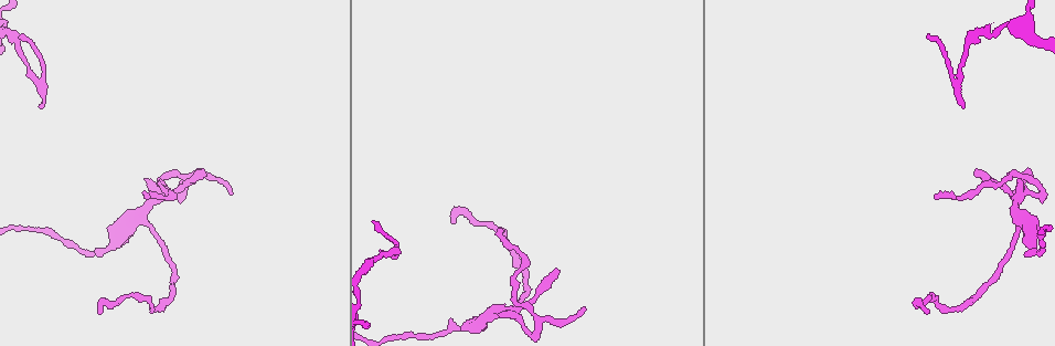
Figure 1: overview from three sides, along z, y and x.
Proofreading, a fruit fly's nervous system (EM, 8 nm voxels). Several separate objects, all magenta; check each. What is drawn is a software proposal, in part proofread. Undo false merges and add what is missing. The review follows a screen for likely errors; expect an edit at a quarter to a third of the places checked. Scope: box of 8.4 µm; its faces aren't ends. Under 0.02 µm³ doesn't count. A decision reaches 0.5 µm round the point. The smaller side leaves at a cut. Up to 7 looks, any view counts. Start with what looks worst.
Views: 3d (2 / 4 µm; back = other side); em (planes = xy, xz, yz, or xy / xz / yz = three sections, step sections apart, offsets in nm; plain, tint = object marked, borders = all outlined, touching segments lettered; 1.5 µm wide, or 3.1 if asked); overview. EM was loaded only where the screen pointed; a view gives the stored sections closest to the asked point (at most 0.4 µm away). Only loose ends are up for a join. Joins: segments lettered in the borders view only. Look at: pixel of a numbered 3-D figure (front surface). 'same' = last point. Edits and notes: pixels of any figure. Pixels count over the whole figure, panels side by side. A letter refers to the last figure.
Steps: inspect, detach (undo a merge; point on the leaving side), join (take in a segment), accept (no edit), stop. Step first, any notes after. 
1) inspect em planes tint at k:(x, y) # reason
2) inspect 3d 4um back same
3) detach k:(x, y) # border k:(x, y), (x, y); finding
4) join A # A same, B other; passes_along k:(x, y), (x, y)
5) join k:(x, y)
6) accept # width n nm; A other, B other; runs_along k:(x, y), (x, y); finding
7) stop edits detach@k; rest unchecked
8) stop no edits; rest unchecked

inspect em planes borders at 1:(145, 178)

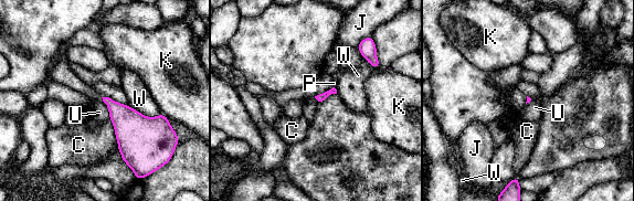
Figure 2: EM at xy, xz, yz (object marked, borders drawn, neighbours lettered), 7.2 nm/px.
accept # longest_contact C 240 nm; C other, J other, K other, P other, U other, W other; border 2:(101, 97), (107, 107), (109, 118); no lettered segment goes on from it

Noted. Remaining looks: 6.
inspect em planes borders at 1:(1013, 191) # tapers out

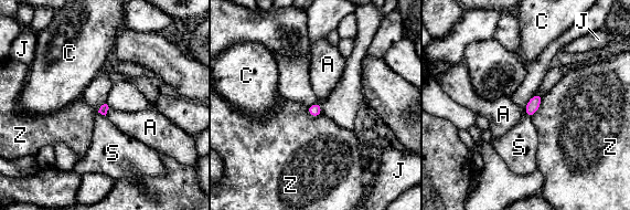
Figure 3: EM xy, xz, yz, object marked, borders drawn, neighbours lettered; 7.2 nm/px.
accept # A other, C other, J other, S other, Z other; border 3:(109, 107), (105, 115); none of them fits

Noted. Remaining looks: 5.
inspect em xy step 4 tint at 1:(380, 255) # narrows sharply

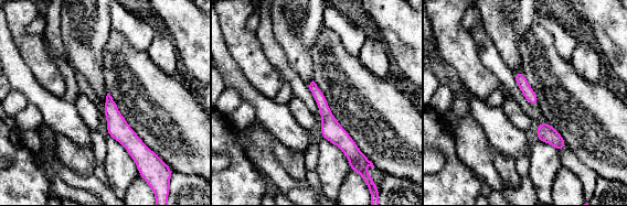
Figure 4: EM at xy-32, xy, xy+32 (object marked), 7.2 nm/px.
inspect em planes borders same

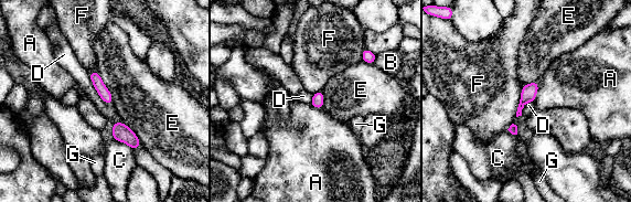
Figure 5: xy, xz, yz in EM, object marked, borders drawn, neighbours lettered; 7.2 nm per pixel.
accept # width 90 nm; A other, B other, C other, D other, E other, F other, G other; border 5:(87, 73), (96, 93), (107, 105); continuous, no second neuron

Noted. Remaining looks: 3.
stop no edits; rest unchecked

